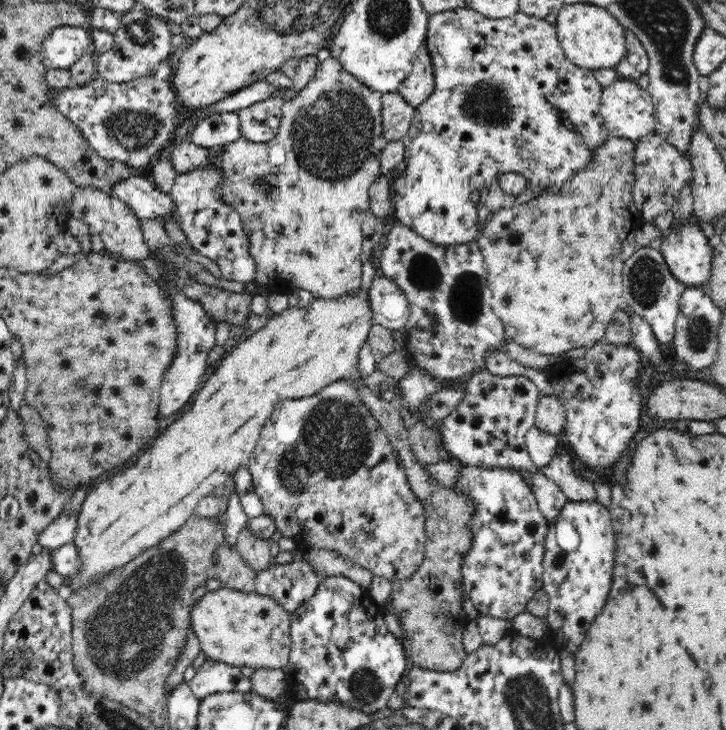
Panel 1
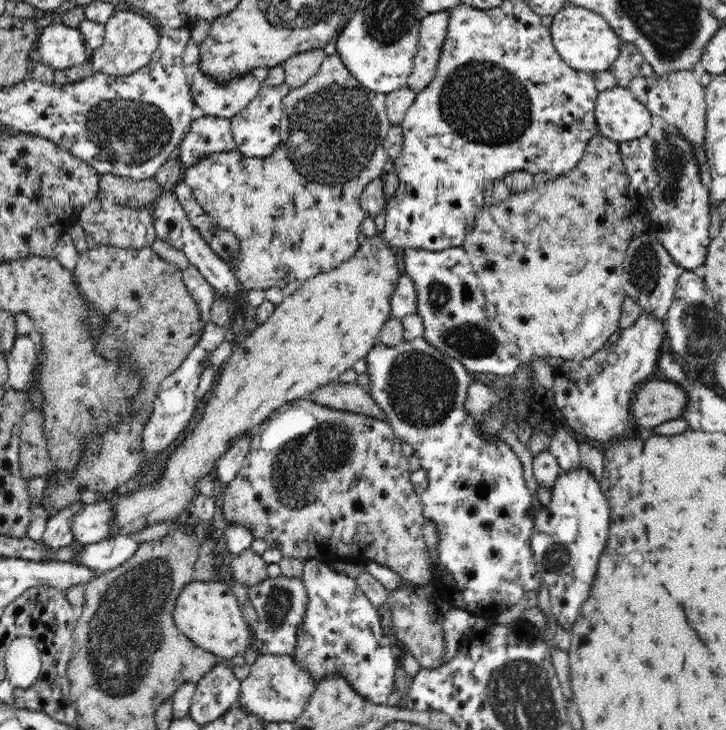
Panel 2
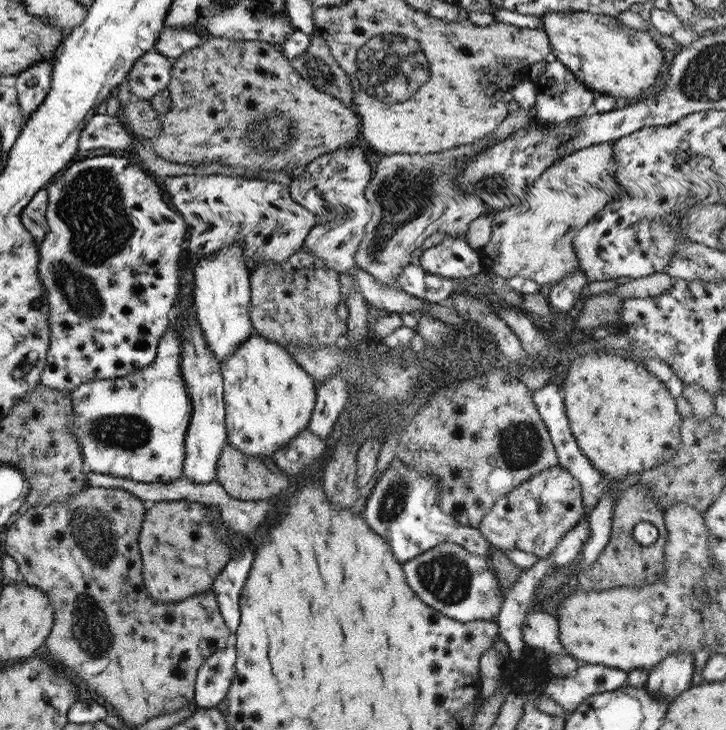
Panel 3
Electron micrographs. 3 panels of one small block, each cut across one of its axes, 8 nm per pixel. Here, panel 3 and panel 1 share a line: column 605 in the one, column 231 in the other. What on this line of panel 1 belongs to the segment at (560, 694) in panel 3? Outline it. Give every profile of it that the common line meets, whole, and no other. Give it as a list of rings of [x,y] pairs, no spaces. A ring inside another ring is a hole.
[[[208,660],[198,669],[189,683],[192,691],[200,700],[218,691],[252,691],[251,680],[246,678],[238,667],[220,661]]]

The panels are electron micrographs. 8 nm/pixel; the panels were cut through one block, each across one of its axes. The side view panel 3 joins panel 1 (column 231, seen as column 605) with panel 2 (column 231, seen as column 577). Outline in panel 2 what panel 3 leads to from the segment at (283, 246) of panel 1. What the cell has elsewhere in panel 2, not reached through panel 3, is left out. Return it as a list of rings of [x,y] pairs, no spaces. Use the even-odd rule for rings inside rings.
[[[335,53],[332,56],[327,56],[324,63],[318,69],[318,72],[305,85],[291,89],[288,92],[288,96],[284,98],[283,116],[279,124],[282,139],[278,148],[270,156],[264,158],[248,156],[240,153],[236,148],[234,150],[209,154],[198,160],[198,162],[183,167],[182,180],[192,188],[196,202],[204,208],[204,211],[208,212],[208,215],[214,217],[214,221],[220,227],[232,230],[232,233],[240,239],[238,258],[230,260],[228,264],[230,264],[230,268],[234,271],[239,282],[242,282],[242,286],[245,286],[248,291],[266,290],[267,288],[276,287],[283,290],[286,296],[290,296],[306,280],[314,278],[314,276],[318,276],[319,274],[336,270],[336,268],[344,264],[344,262],[348,262],[358,252],[360,248],[358,236],[360,236],[362,222],[364,222],[366,216],[359,199],[367,184],[370,184],[374,178],[384,177],[382,168],[384,168],[384,164],[386,164],[388,158],[383,144],[388,136],[388,130],[390,130],[391,125],[385,109],[385,95],[374,94],[361,85],[346,68],[346,65],[342,63],[338,54]]]

